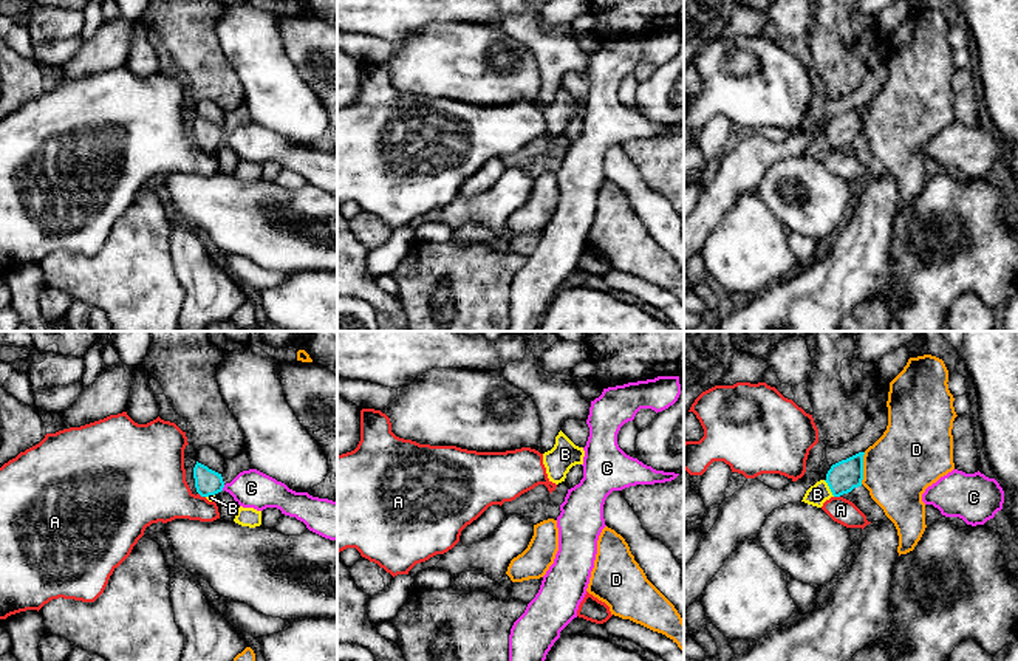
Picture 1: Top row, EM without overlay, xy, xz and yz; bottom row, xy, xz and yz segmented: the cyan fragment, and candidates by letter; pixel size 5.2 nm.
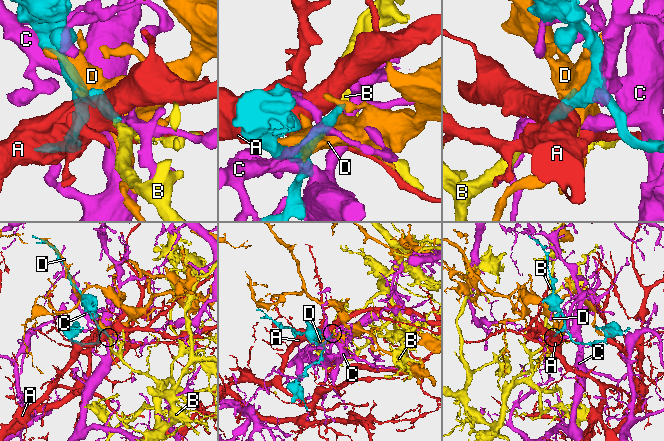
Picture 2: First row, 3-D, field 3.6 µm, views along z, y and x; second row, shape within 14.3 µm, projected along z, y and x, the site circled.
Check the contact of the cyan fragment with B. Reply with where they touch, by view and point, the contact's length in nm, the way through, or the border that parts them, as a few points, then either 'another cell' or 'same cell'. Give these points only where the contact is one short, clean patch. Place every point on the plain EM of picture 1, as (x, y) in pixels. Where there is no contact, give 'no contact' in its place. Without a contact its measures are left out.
contact yz (830, 141); length 110 nm; way yz (845, 129), (830, 141), (817, 147); same cell

